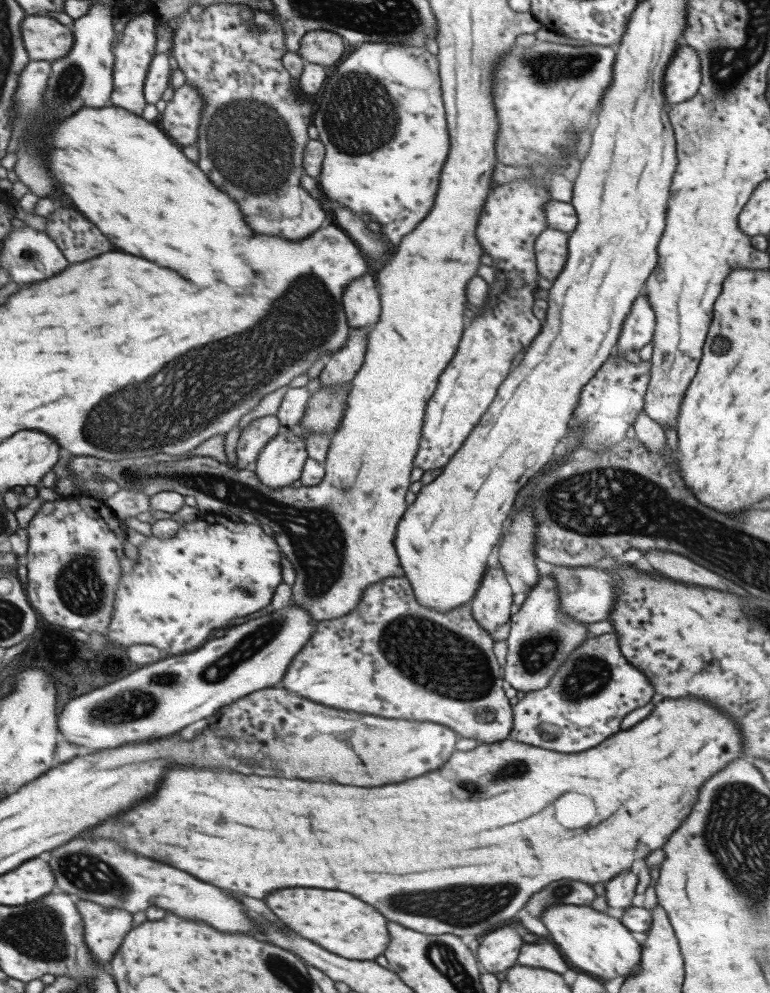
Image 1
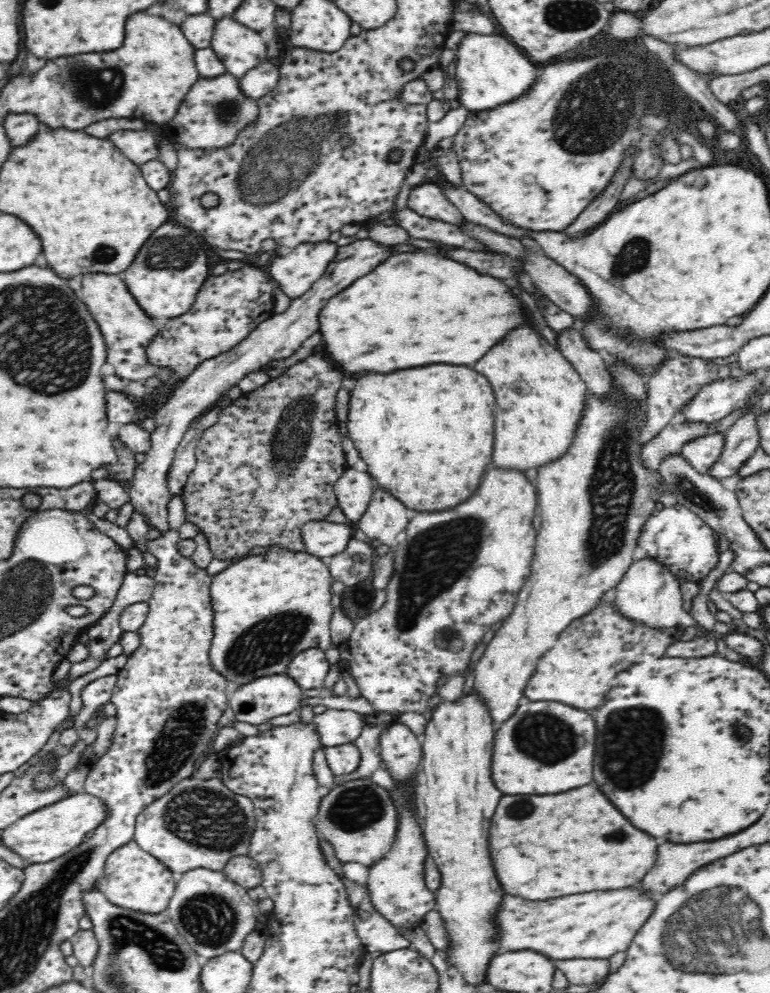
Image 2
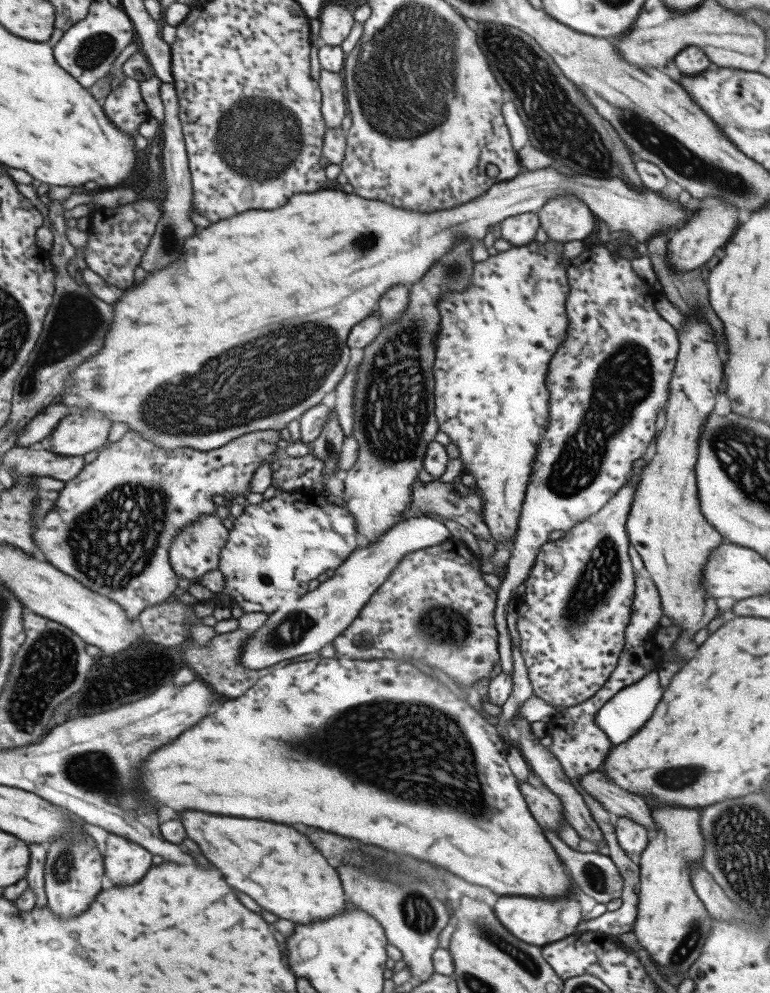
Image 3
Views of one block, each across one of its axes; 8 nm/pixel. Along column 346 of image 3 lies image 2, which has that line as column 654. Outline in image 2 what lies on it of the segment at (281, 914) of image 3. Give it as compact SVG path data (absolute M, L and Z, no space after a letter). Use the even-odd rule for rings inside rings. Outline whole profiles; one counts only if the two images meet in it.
M640 886L626 890L610 890L610 892L586 892L578 896L566 896L558 900L546 902L530 902L516 896L504 896L496 914L496 926L500 930L498 944L504 950L534 950L540 952L554 962L558 960L610 960L614 954L627 951L640 927L648 920L654 910L656 900L644 893L640 894Z

